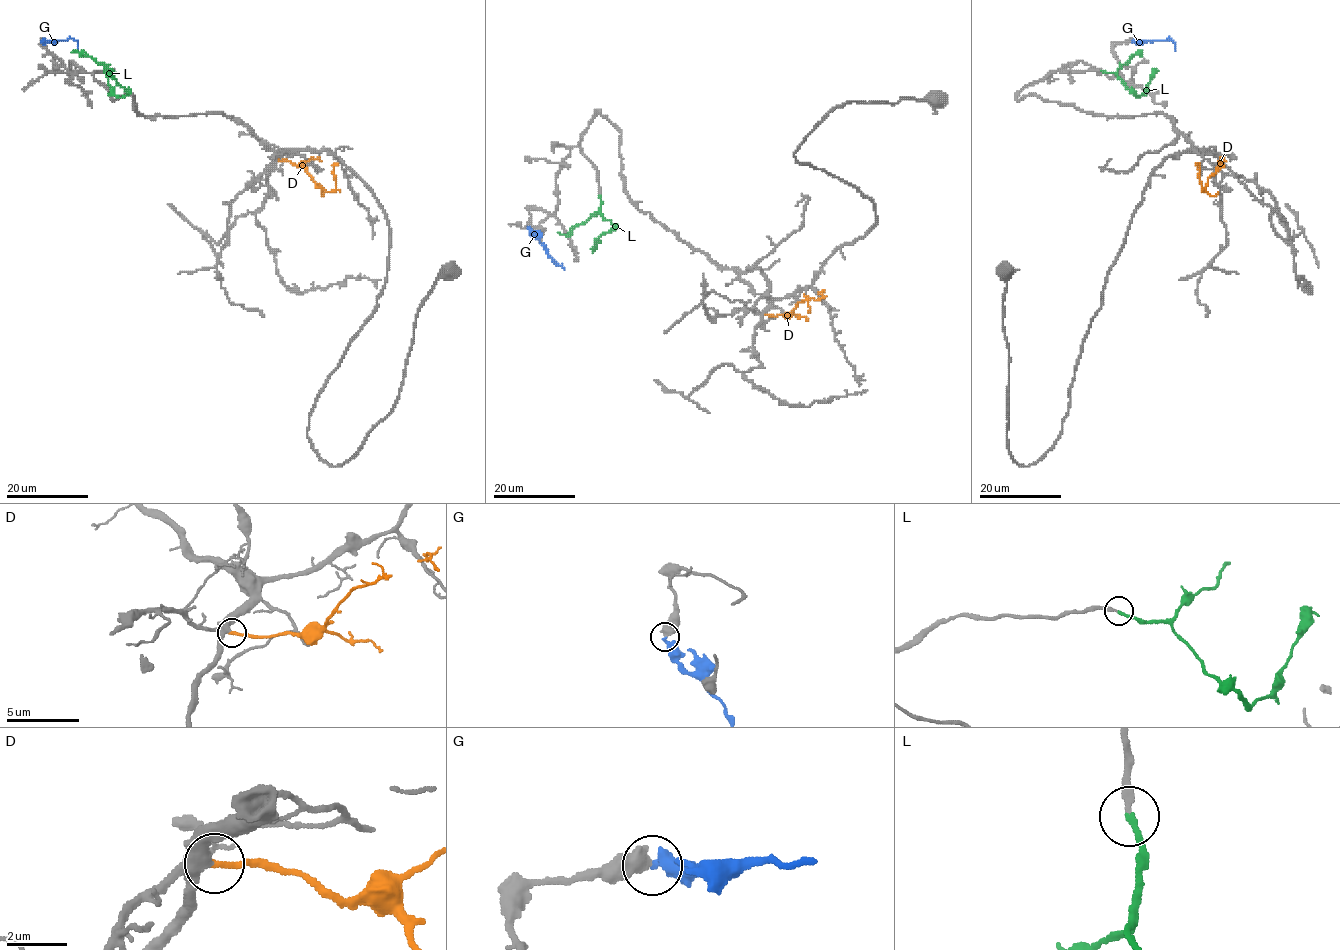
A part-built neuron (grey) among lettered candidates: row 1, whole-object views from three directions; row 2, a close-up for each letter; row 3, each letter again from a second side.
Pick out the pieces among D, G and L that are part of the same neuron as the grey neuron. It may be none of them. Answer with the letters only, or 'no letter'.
L

